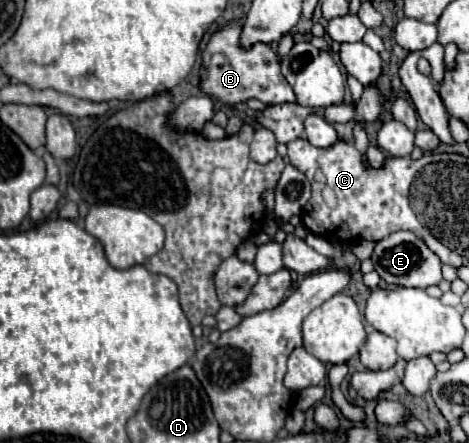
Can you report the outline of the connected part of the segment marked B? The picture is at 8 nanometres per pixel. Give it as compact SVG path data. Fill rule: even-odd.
M231 20L221 30L211 34L205 50L203 50L203 68L205 74L201 76L199 88L213 100L221 100L227 106L247 102L249 98L257 98L265 104L285 104L295 102L295 94L289 88L289 82L281 74L279 56L271 48L271 44L257 42L249 50L239 44L241 38L241 24L239 20Z

